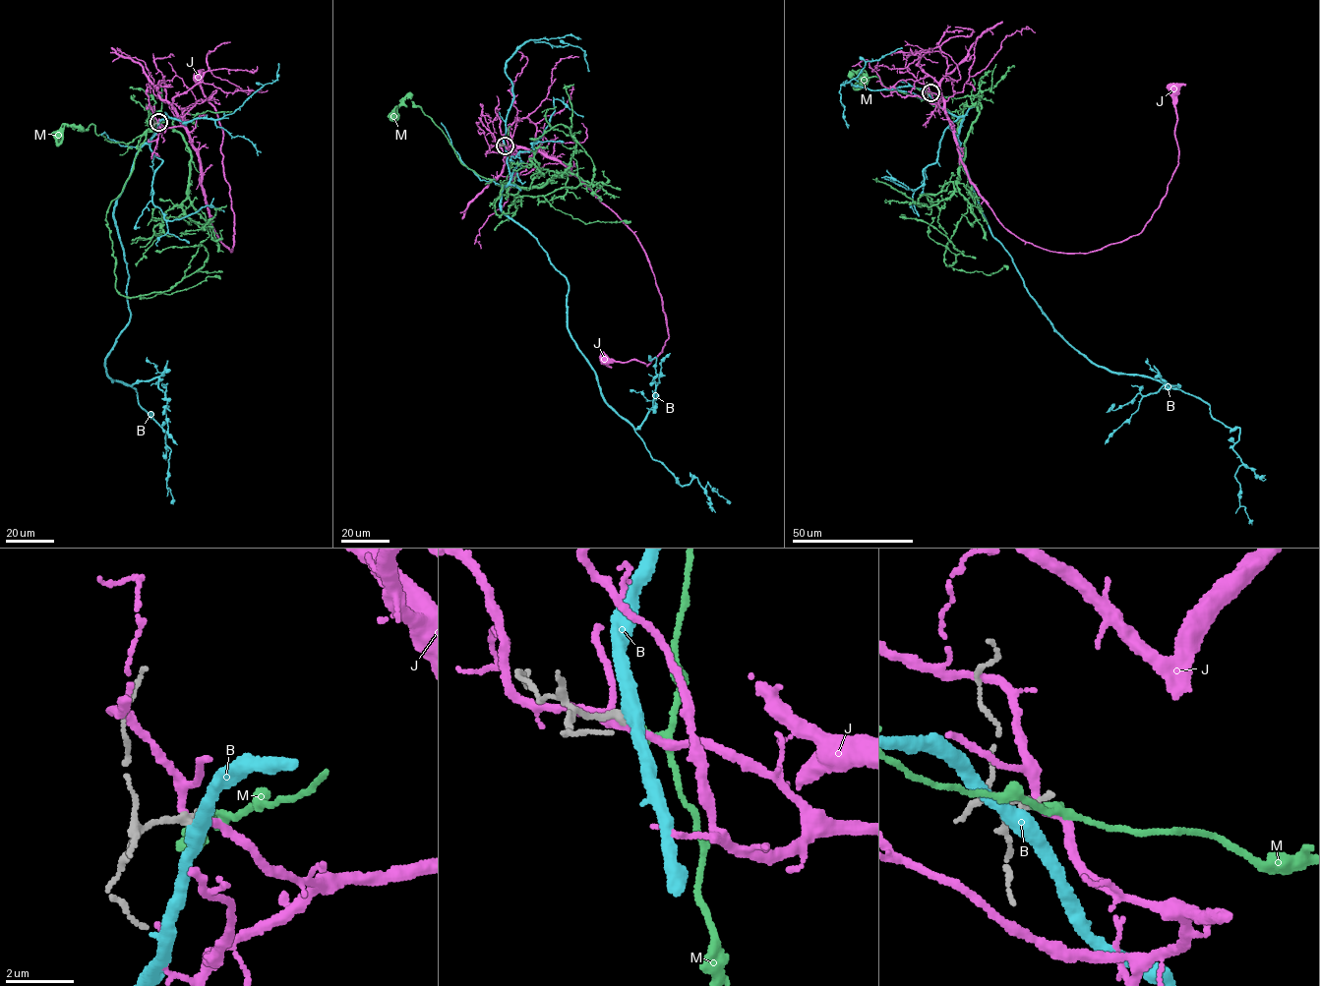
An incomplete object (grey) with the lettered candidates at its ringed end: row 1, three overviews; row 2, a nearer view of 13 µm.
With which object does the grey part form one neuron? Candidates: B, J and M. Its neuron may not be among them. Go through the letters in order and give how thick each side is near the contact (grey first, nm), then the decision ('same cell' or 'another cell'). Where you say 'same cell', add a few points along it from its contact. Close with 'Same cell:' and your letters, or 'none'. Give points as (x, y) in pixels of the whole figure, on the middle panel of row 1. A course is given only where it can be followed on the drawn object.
B: calibres 240 and 400 nm; another cell
J: calibres 260 and 200 nm; another cell
M: calibres 220 and 150 nm; another cell
Same cell: none

